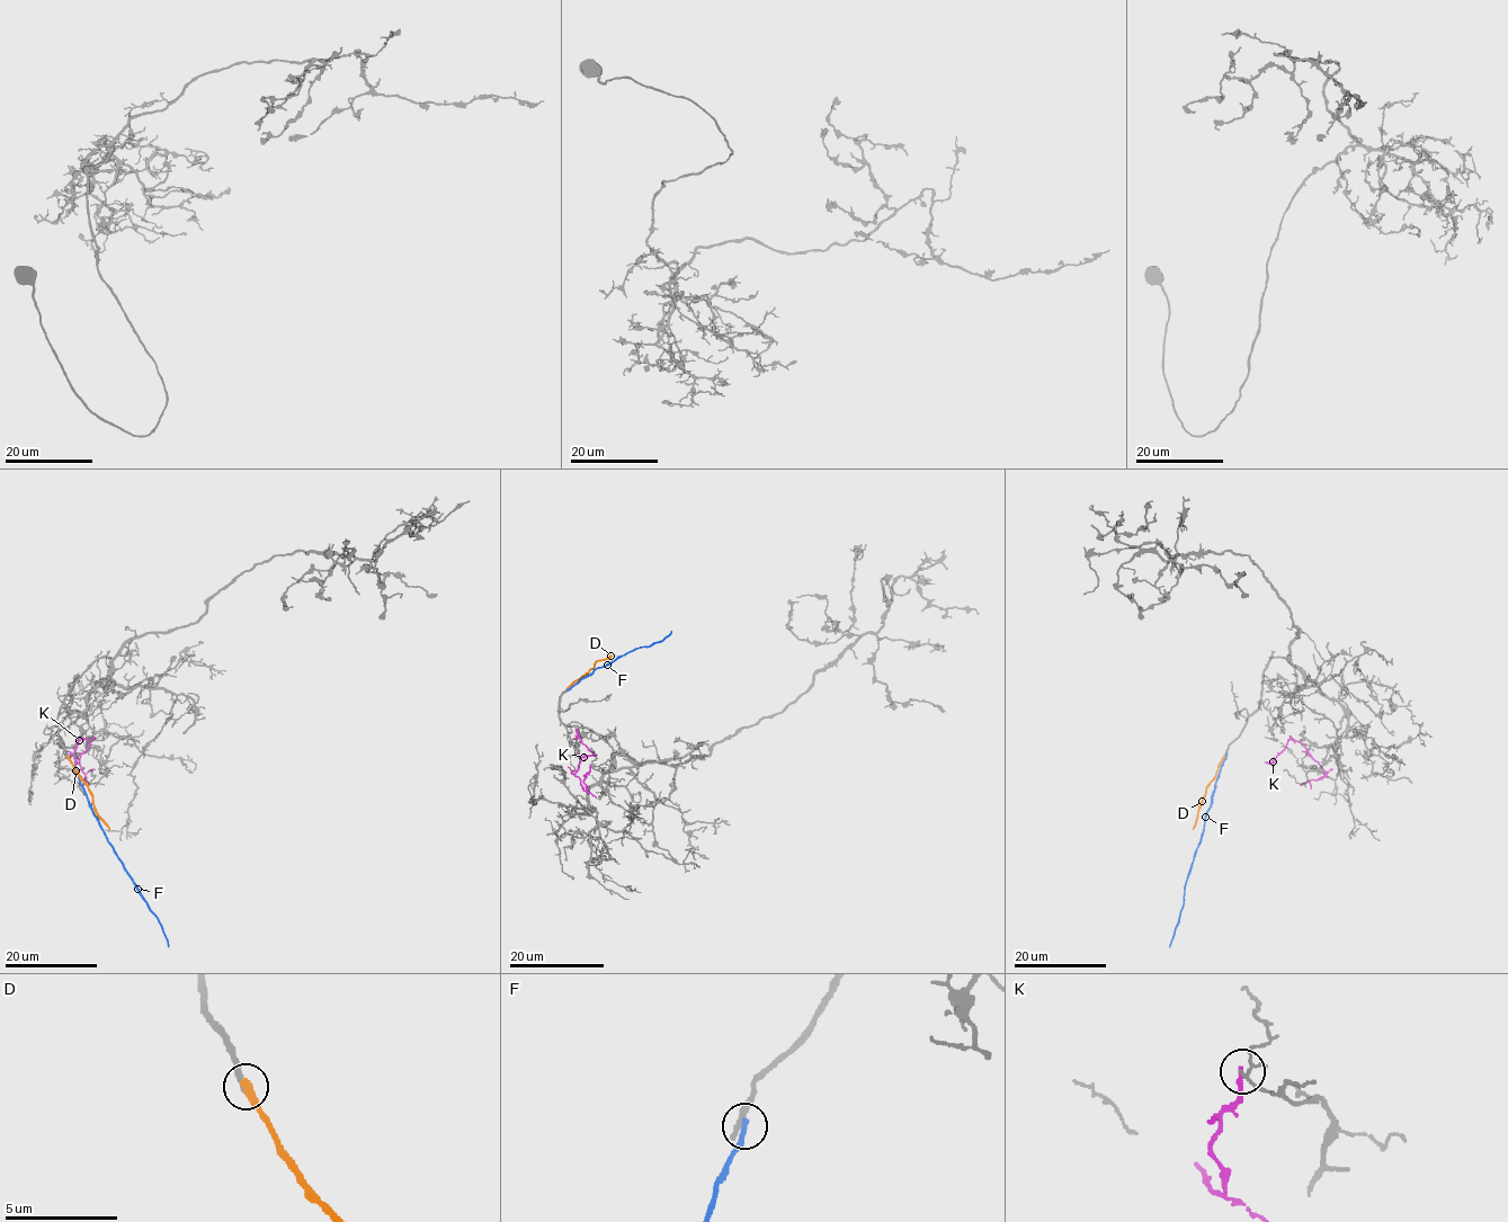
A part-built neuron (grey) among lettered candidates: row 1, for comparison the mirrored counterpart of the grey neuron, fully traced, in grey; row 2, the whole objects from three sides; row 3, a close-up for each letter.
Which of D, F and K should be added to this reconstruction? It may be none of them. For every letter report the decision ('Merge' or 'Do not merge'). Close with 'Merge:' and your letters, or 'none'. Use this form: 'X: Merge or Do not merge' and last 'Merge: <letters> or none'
D: Merge
F: Do not merge
K: Do not merge
Merge: D

